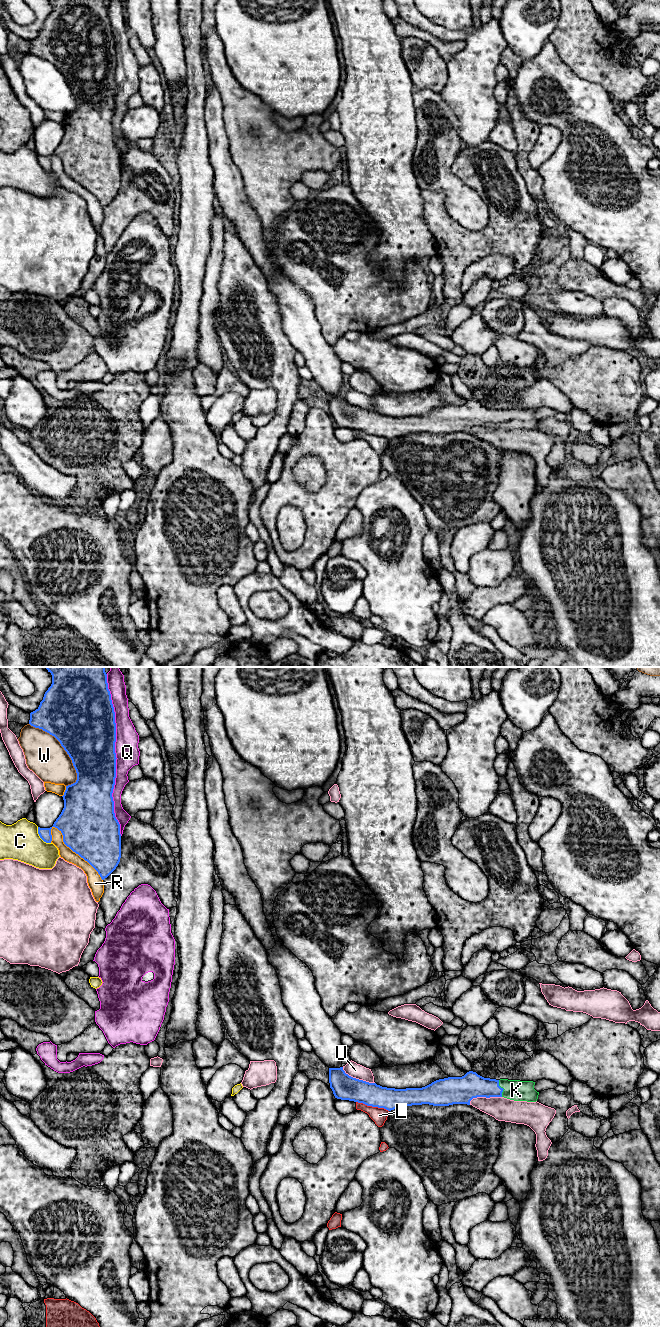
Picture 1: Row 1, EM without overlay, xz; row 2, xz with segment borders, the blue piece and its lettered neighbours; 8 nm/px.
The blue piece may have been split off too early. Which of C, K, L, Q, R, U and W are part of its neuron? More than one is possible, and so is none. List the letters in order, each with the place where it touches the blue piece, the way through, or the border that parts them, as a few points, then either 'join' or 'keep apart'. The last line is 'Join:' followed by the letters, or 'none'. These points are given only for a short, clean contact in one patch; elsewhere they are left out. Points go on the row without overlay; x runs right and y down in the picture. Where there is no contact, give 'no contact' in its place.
C: meets blue in xz at (40, 165); keep apart
K: meets blue in xz at (502, 416); runs through xz (471, 413), (502, 416), (516, 418); join
L: meets blue in xz at (372, 434); border along xz (356, 429), (371, 434), (383, 435), (388, 439); keep apart
Q: meets blue in xz at (115, 83); keep apart
R: meets blue in xz at (75, 180); keep apart
U: meets blue in xz at (357, 407); keep apart
W: meets blue in xz at (63, 75); keep apart
Join: K

